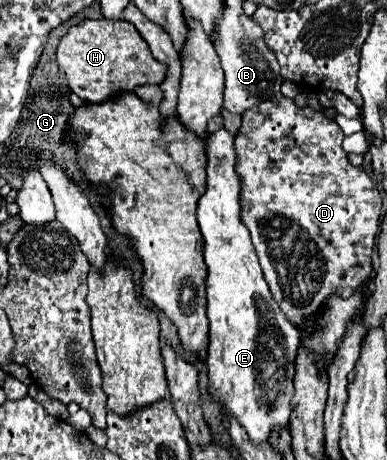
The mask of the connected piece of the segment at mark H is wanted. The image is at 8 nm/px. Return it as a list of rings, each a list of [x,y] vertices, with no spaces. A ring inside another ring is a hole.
[[[85,19],[73,25],[59,41],[57,65],[61,75],[65,75],[69,89],[91,103],[101,103],[121,91],[133,91],[143,83],[159,85],[165,79],[165,65],[153,59],[145,39],[123,19]]]

